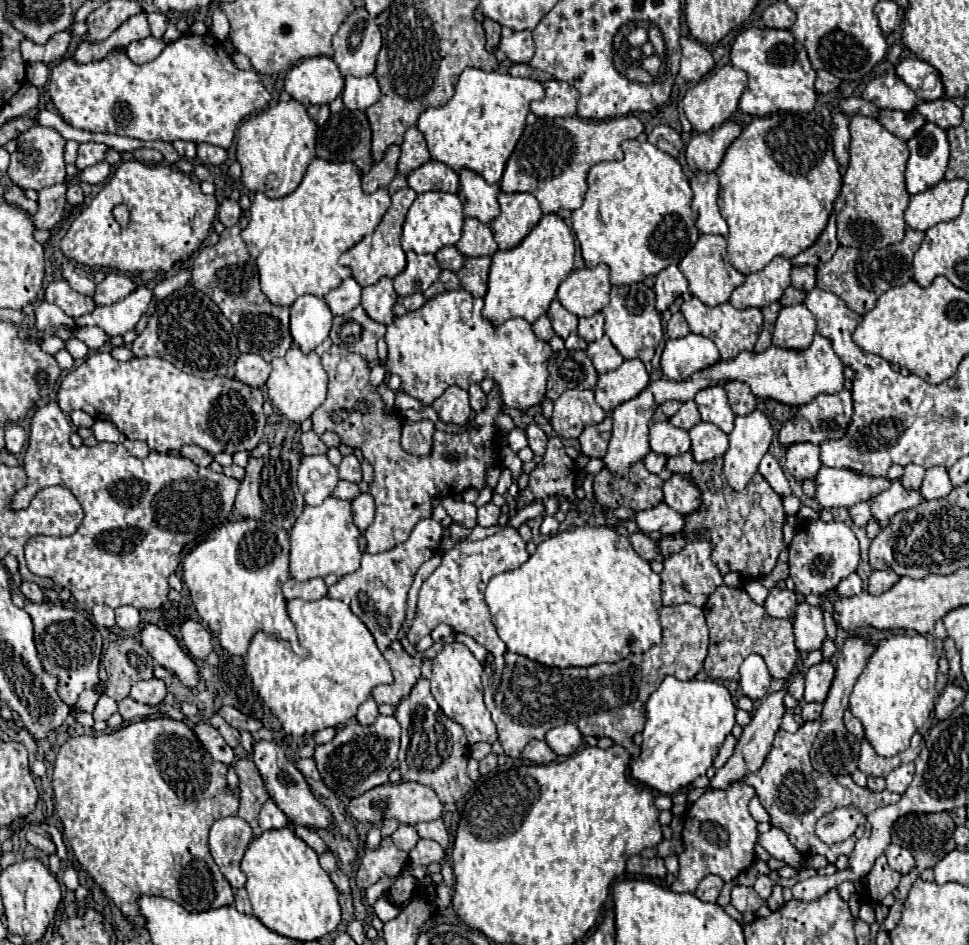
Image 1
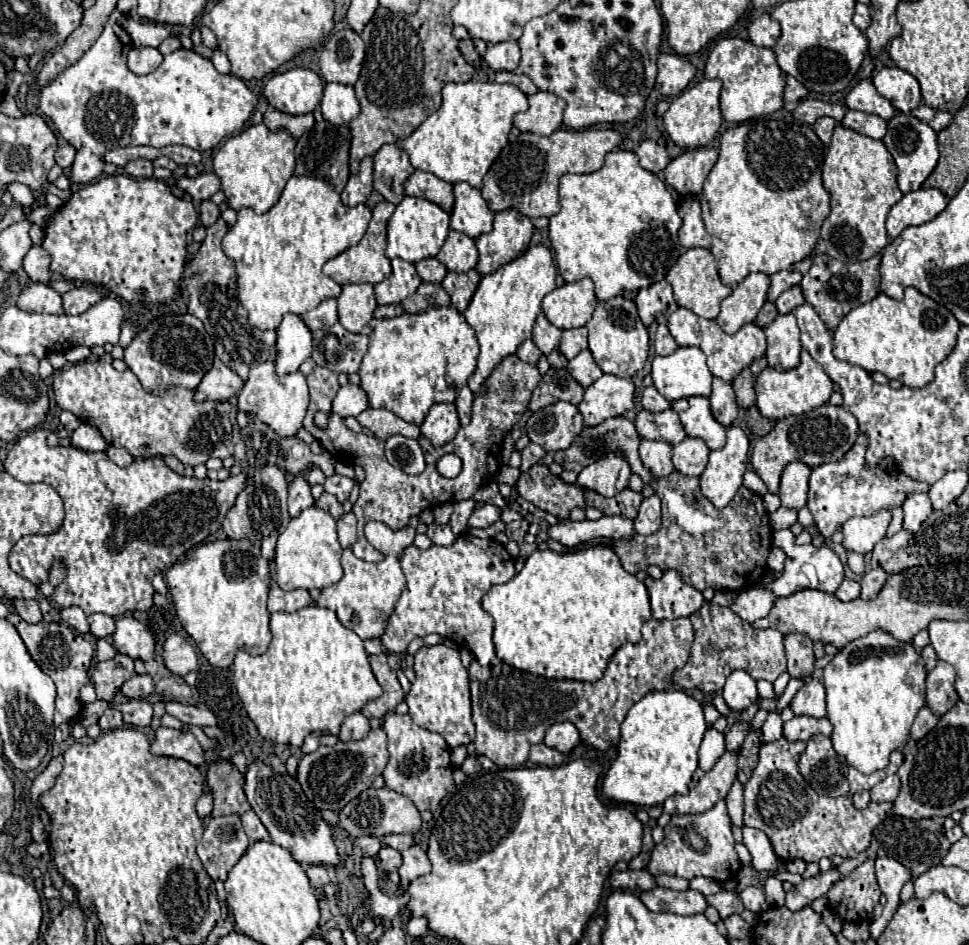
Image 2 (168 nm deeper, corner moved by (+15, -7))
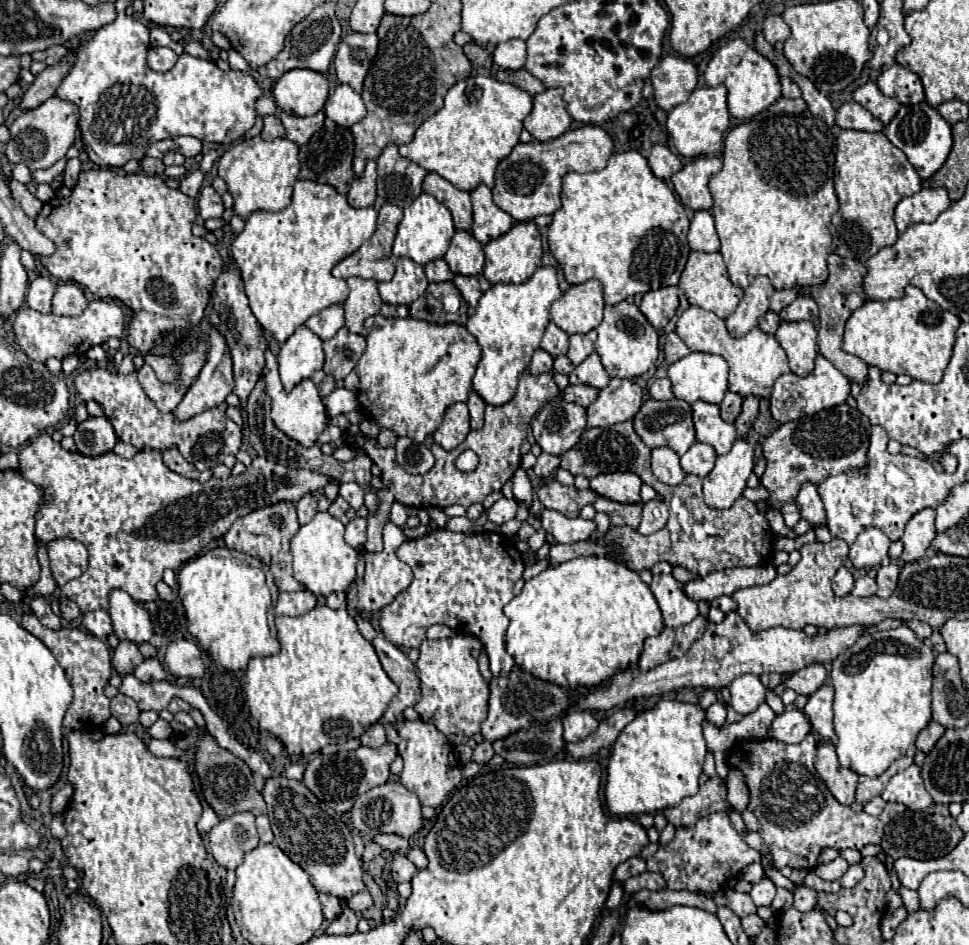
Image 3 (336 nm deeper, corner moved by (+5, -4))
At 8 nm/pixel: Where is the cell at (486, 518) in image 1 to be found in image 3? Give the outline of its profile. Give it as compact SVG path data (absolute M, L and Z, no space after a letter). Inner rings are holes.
M501 497L497 503L493 503L493 507L487 511L487 519L501 525L501 523L507 523L511 519L515 519L515 513L517 513L517 503L513 499L505 499Z

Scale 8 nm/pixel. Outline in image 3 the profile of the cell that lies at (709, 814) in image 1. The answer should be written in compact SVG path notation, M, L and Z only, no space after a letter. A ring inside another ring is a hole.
M725 811L711 813L697 821L695 827L677 829L671 843L661 845L657 853L647 859L647 871L661 873L669 889L691 891L711 897L715 891L723 889L731 879L735 879L747 865L759 863L761 853L751 849L743 837L735 831Z

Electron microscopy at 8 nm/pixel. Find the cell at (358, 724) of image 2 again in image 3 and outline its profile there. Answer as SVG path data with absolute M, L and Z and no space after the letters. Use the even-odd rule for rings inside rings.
M381 723L373 725L367 733L363 733L363 737L361 737L359 741L361 741L361 745L365 745L365 747L381 747L381 745L385 745L385 743L387 743L387 737L385 737L383 725L381 725Z

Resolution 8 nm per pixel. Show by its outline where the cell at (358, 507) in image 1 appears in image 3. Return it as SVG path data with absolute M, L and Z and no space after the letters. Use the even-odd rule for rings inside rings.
M355 517L353 521L347 523L347 531L345 531L345 541L355 547L361 549L365 545L367 539L367 521L361 517Z

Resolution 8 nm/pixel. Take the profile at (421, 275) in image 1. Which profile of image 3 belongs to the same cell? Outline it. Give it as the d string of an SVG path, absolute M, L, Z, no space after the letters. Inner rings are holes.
M399 259L395 277L389 283L379 283L379 295L383 303L411 305L419 295L425 293L429 281L421 265L411 259Z

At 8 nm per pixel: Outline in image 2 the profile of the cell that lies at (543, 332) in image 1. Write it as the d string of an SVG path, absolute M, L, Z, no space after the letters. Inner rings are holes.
M525 340L519 348L517 348L517 356L525 362L531 362L531 364L537 364L539 356L541 356L541 350L533 344L533 340Z

